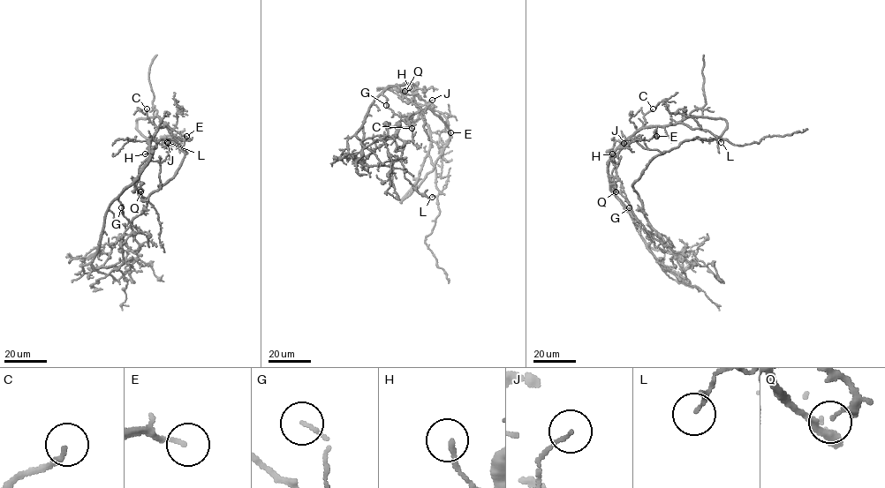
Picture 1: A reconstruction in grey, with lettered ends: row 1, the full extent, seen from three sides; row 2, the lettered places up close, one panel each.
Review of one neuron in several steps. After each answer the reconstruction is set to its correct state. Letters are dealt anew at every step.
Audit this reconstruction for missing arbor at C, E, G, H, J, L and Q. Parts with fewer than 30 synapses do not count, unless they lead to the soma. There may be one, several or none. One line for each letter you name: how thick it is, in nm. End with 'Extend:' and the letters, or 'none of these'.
H: Thickness 150 nm
Q: Thickness 140 nm
Extend: H, Q

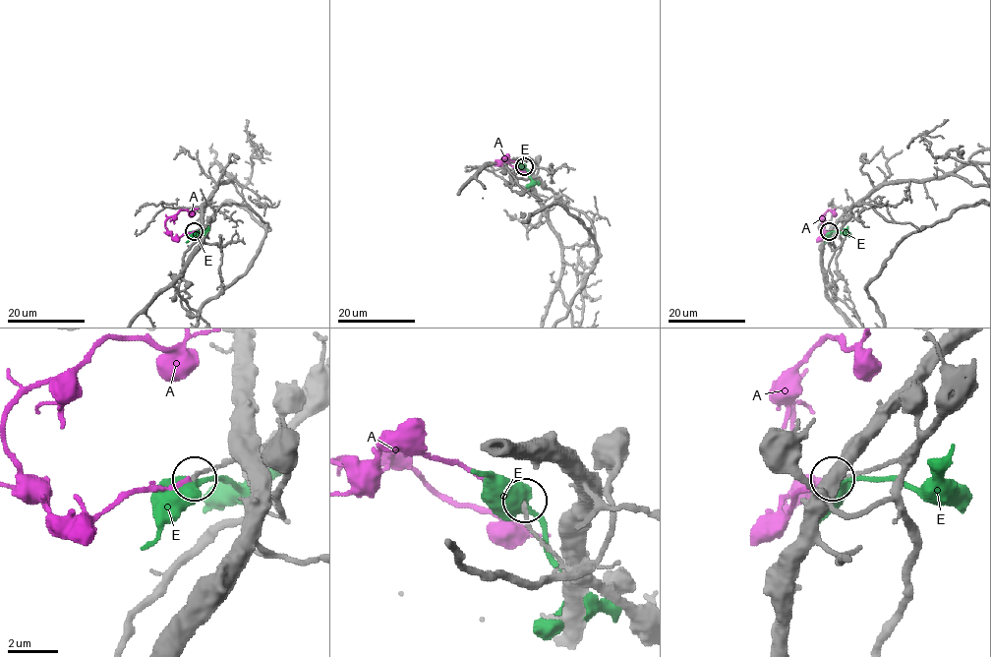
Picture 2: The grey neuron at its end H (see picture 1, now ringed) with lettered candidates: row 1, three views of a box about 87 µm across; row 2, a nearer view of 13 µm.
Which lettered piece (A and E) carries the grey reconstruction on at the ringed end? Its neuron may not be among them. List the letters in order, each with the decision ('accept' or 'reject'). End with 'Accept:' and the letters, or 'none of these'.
A: accept
E: reject
Accept: A

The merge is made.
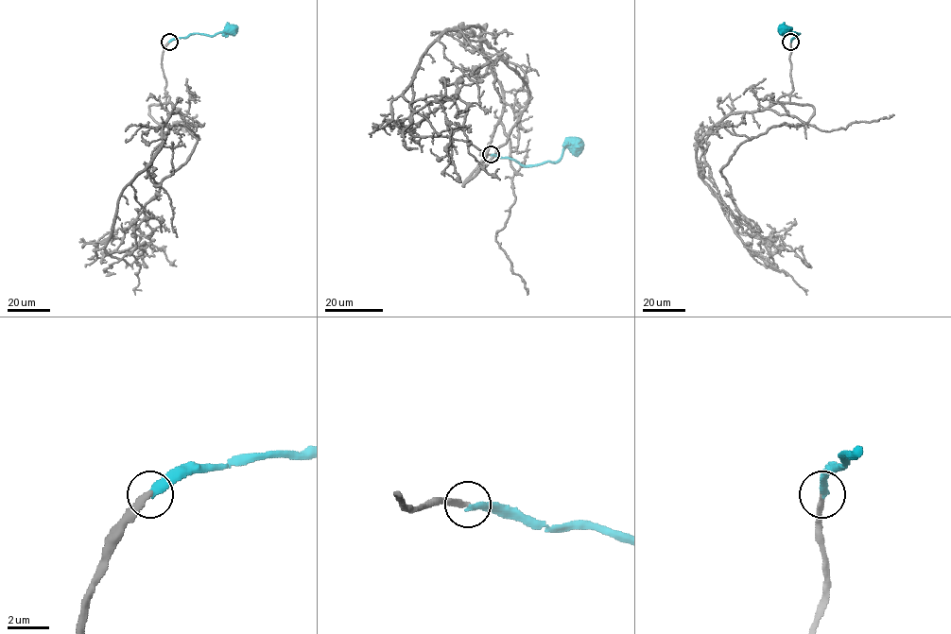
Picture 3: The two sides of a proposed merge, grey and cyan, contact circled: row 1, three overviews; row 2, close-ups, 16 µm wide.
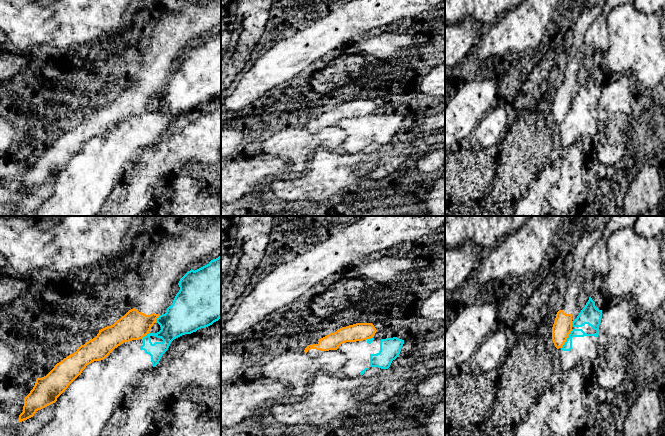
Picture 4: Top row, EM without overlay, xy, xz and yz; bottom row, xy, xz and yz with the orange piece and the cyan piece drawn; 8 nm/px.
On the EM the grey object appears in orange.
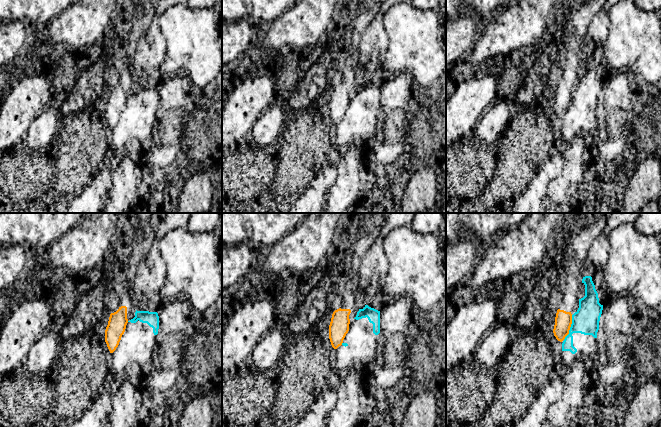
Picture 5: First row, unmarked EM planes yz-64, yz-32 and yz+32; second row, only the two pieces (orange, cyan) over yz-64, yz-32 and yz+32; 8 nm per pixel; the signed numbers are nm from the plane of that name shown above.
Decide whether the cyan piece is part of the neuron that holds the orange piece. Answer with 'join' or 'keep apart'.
keep apart

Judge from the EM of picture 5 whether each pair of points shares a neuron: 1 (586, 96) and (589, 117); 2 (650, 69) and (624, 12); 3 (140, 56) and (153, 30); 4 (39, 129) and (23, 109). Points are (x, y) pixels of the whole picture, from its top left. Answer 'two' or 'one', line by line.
1: one
2: one
3: one
4: two

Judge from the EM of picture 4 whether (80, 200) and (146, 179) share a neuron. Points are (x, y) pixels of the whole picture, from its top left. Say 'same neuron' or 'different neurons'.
different neurons

